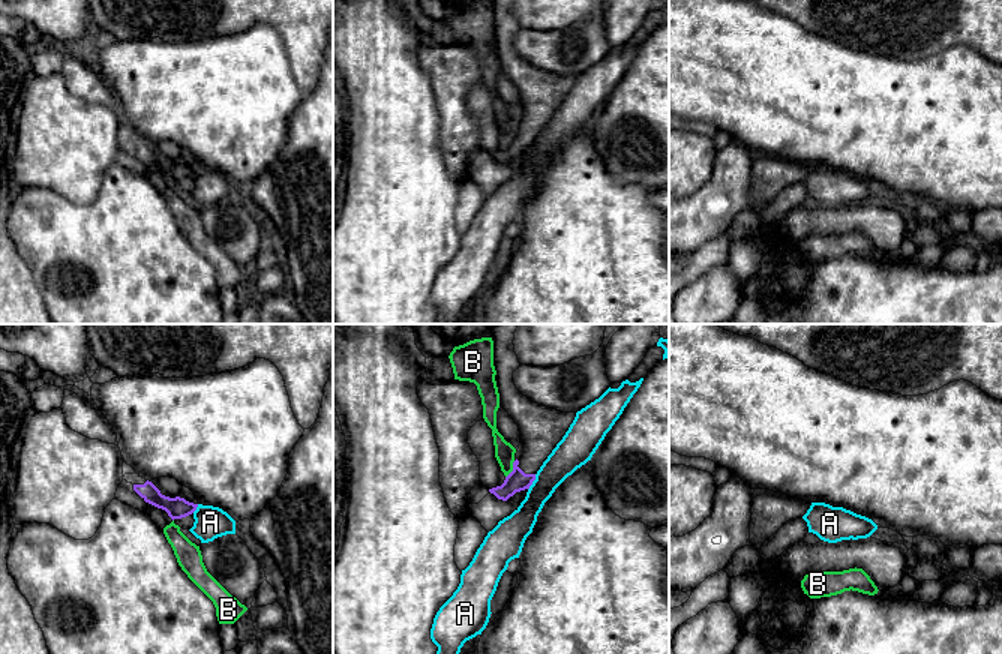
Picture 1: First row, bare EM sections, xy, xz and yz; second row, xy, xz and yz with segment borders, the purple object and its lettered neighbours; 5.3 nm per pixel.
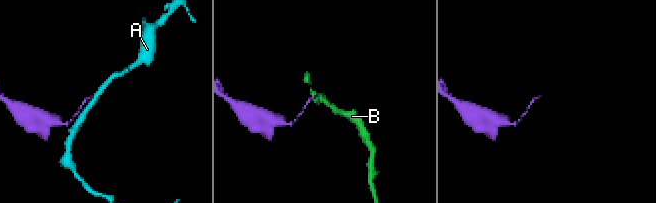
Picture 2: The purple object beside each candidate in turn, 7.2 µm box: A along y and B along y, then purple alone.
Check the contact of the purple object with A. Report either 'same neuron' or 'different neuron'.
different neuron

